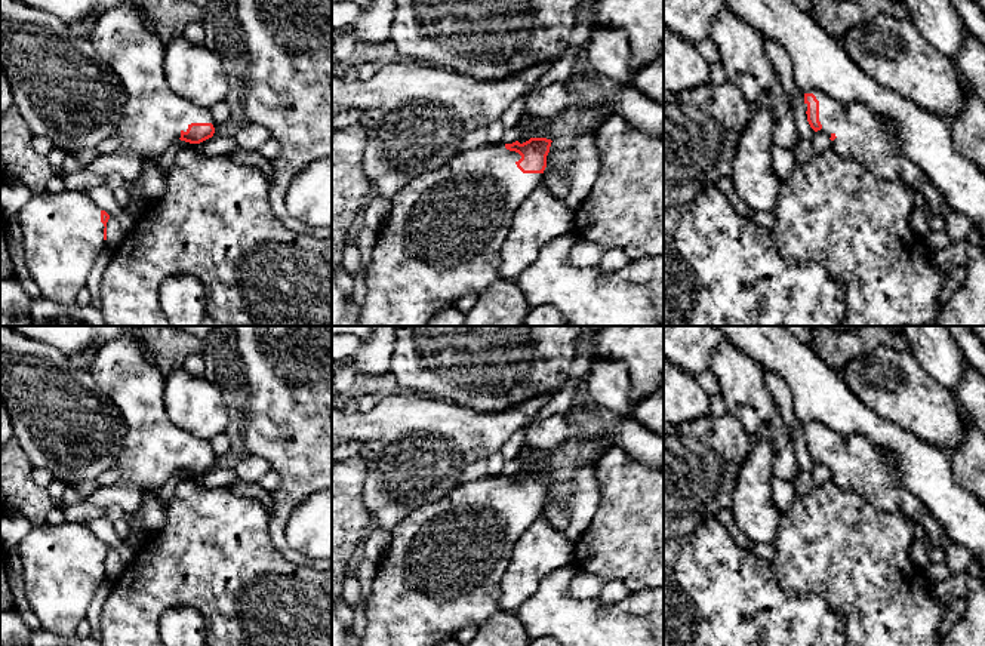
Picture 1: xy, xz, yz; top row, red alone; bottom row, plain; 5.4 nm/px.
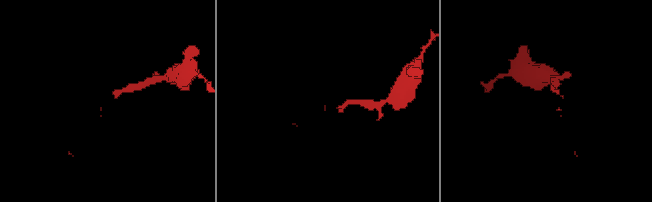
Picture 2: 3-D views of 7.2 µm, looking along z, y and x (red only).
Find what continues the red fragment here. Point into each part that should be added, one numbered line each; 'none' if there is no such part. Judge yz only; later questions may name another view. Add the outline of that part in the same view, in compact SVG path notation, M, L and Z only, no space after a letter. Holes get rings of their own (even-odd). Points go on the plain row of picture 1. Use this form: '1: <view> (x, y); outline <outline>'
1: yz (862, 468); outline M816 419L807 421L806 425L813 425L819 433L822 461L818 464L828 470L832 465L837 468L834 473L829 471L829 476L843 492L859 495L878 511L904 514L914 522L929 514L926 505L901 483L898 471L893 467L893 459L880 450L868 436L859 433L840 434Z

